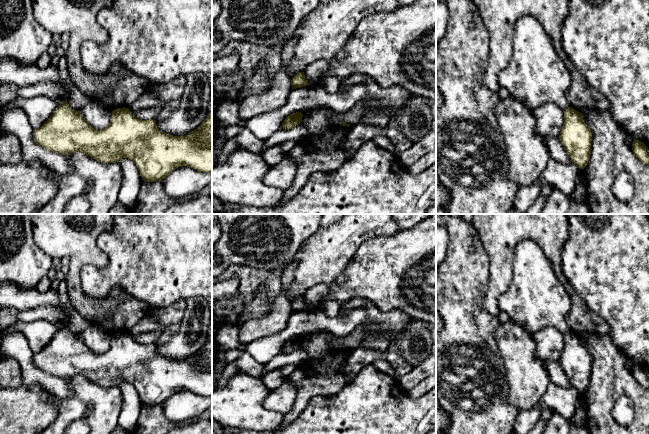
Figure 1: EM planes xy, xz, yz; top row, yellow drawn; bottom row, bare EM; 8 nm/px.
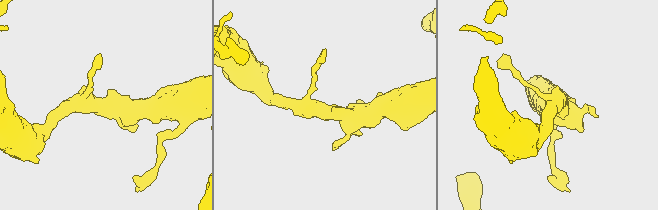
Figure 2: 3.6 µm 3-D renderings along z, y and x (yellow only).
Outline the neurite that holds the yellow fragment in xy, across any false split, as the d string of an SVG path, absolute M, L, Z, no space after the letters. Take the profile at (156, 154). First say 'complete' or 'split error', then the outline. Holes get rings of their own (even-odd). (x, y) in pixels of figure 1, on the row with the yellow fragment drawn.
complete; M62 101L50 118L33 131L33 140L39 146L65 156L80 151L102 163L119 163L123 158L131 159L146 182L161 181L182 166L212 173L212 113L196 130L187 135L173 136L160 131L156 120L138 119L125 107L112 111L106 128L94 129L80 111L72 109L67 101Z

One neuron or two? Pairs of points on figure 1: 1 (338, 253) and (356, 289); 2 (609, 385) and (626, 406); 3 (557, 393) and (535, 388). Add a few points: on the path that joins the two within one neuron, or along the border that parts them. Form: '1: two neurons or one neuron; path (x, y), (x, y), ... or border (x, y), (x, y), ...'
1: two neurons; border (357, 248), (354, 257), (347, 267), (329, 284)
2: two neurons; border (624, 394), (614, 403), (614, 420)
3: two neurons; border (550, 382), (541, 402)

